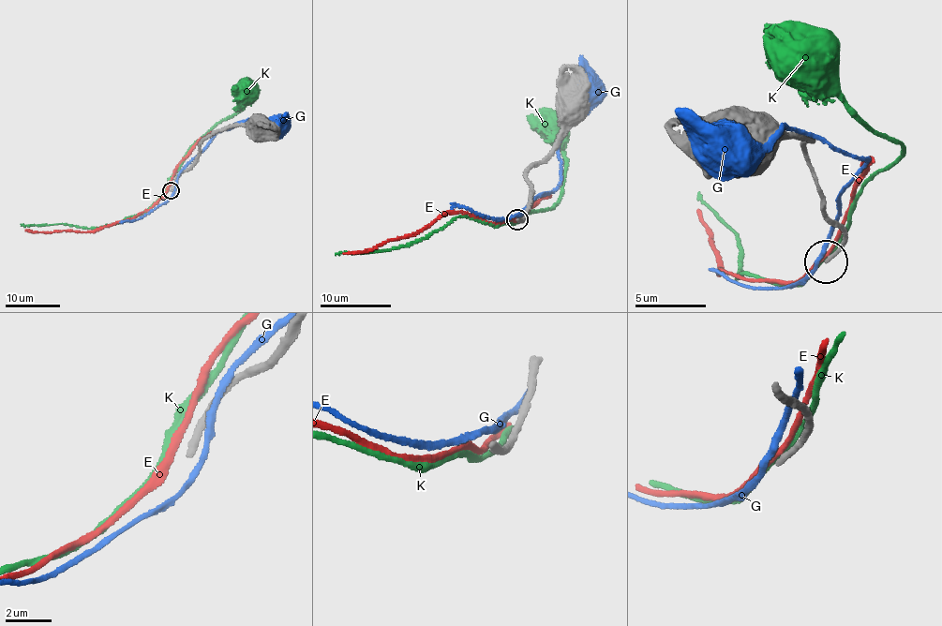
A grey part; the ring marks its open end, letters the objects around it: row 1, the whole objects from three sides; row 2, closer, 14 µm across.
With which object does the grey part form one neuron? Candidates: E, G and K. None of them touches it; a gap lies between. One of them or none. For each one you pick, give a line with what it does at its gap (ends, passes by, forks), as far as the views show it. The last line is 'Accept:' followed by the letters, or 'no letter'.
Accept: no letter

